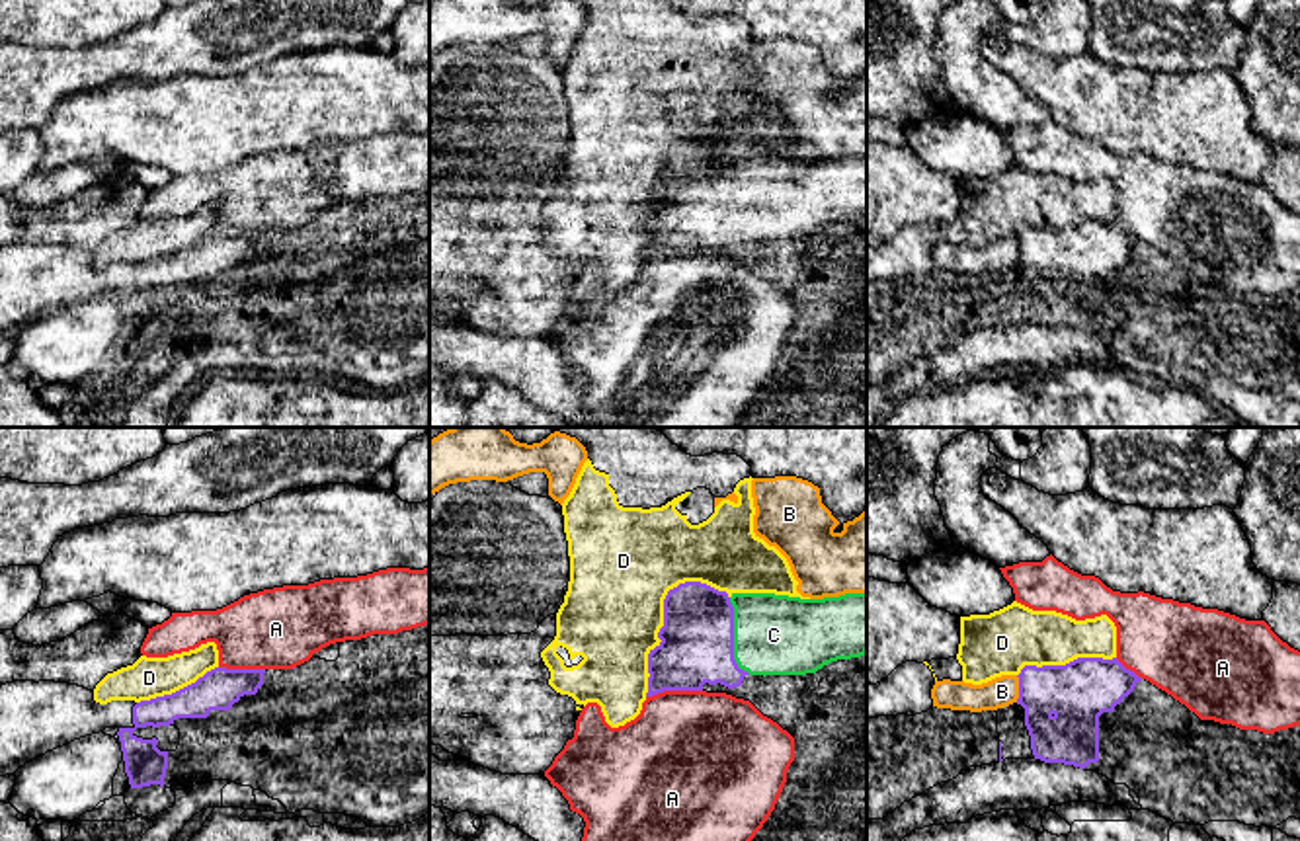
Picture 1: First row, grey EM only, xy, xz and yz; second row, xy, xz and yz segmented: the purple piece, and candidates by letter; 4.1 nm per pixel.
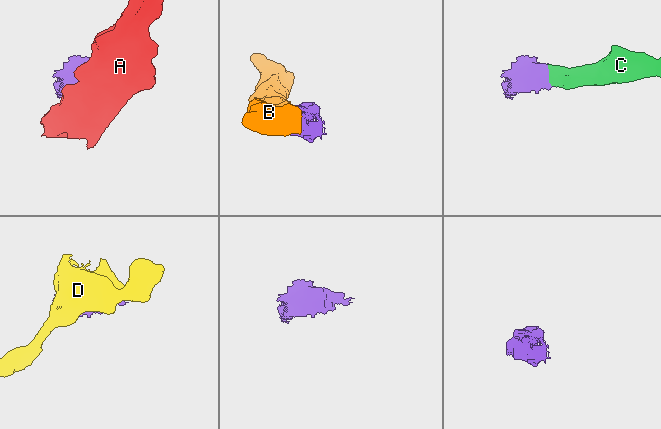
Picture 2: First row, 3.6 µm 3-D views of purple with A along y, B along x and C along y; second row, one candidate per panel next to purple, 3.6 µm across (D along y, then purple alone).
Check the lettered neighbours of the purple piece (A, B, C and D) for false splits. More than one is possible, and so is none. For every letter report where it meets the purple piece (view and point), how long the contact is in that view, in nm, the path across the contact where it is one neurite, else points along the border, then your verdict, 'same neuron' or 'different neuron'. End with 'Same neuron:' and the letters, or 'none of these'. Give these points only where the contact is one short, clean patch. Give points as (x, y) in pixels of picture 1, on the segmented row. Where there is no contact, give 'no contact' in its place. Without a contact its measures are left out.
A: meets purple in xz at (674, 689); contact 240 nm long; border along xz (701, 689), (664, 689), (647, 697); different neuron
B: meets purple in yz at (1019, 689); contact 110 nm long; different neuron
C: meets purple in xz at (732, 639); contact 340 nm long; same neuron
D: meets purple in xz at (664, 615); contact 550 nm long; different neuron
Same neuron: C

